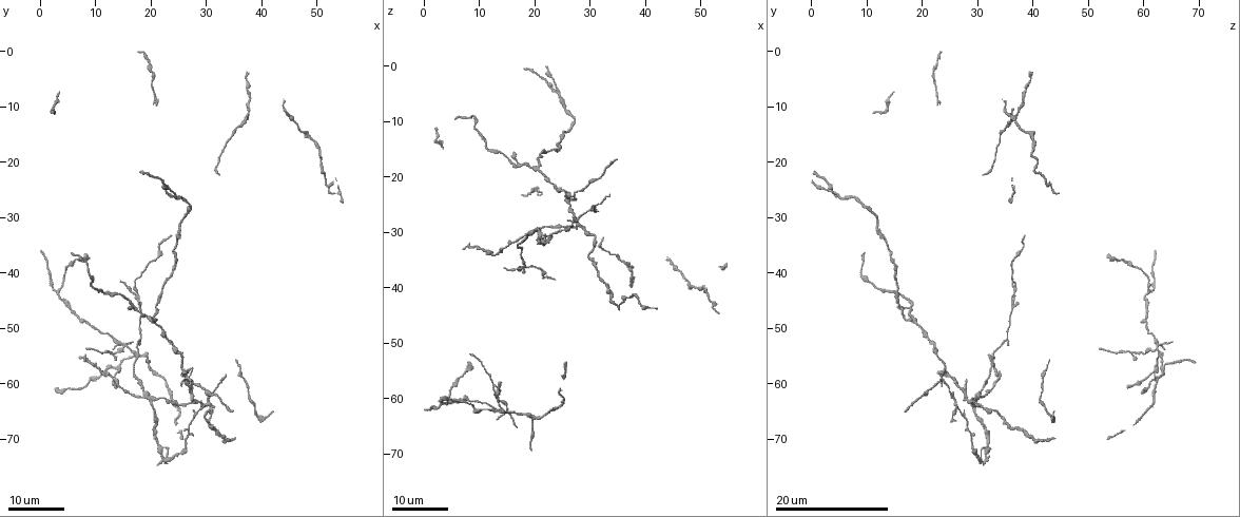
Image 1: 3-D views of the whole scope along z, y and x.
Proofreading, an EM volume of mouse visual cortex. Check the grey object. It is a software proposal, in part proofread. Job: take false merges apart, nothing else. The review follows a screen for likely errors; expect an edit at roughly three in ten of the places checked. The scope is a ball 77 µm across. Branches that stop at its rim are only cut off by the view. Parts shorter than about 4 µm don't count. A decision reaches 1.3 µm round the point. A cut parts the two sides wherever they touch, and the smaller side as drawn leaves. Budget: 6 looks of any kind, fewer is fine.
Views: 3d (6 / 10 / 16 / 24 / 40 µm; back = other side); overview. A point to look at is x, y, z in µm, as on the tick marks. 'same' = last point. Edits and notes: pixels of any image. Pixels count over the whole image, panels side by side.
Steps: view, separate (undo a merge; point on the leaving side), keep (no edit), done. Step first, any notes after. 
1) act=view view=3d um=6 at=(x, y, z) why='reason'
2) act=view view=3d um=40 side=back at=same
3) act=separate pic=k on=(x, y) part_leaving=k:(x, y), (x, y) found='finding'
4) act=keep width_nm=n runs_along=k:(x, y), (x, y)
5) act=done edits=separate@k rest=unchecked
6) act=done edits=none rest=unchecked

act=view view=3d um=24 at=(20.0, 48.0, 18.5) why='three-way junction'

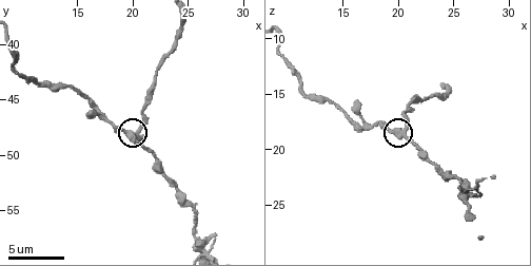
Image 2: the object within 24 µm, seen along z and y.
act=view view=3d um=10 at=same

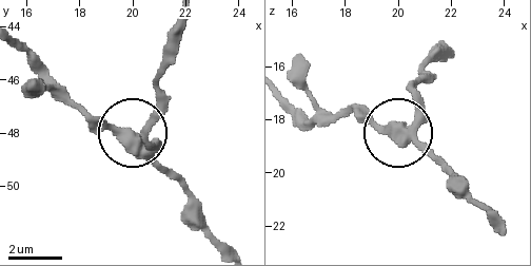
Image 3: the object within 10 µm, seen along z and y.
act=keep runs_along=3:(498, 220), (431, 151), (345, 110) found='continuous, no second neuron'

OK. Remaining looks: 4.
act=view view=3d um=24 at=(19.5, 62.5, 29.5) why='looks like a crossing'

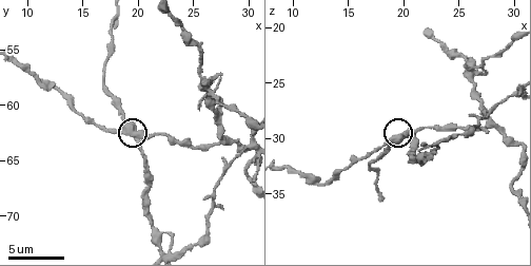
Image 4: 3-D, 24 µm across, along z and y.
act=view view=3d um=10 at=(19.4, 62.6, 30.2)

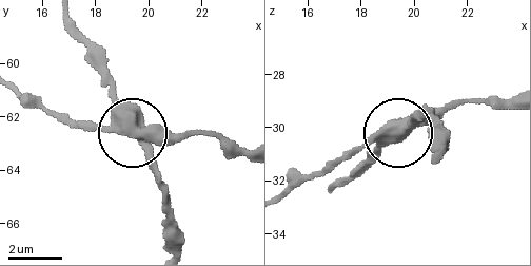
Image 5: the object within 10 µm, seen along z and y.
act=separate pic=5 on=(115, 96) part_leaving=5:(134, 130), (132, 112), (109, 84), (98, 51), (71, 17) found='two neurons meet here'

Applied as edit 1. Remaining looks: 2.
act=done edits=separate@5 rest=unchecked

